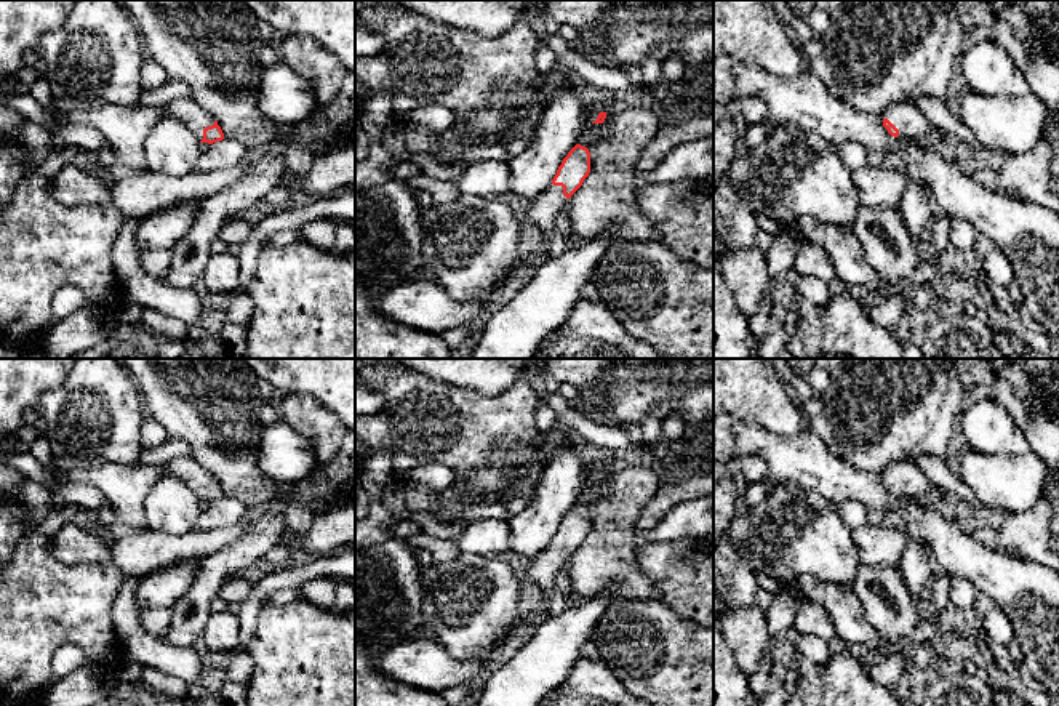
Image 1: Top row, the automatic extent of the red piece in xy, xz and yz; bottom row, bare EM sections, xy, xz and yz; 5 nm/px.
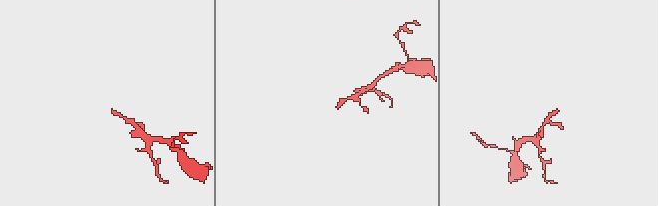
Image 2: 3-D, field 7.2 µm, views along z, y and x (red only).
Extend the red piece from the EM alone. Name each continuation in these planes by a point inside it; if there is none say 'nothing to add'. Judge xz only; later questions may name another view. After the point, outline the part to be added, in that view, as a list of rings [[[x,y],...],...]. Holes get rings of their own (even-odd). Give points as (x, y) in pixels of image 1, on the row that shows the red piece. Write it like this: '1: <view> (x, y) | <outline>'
1: xz (541, 215) | [[[550,184],[537,199],[528,202],[528,224],[542,234],[550,234],[555,229],[557,215],[568,202],[563,187]]]

